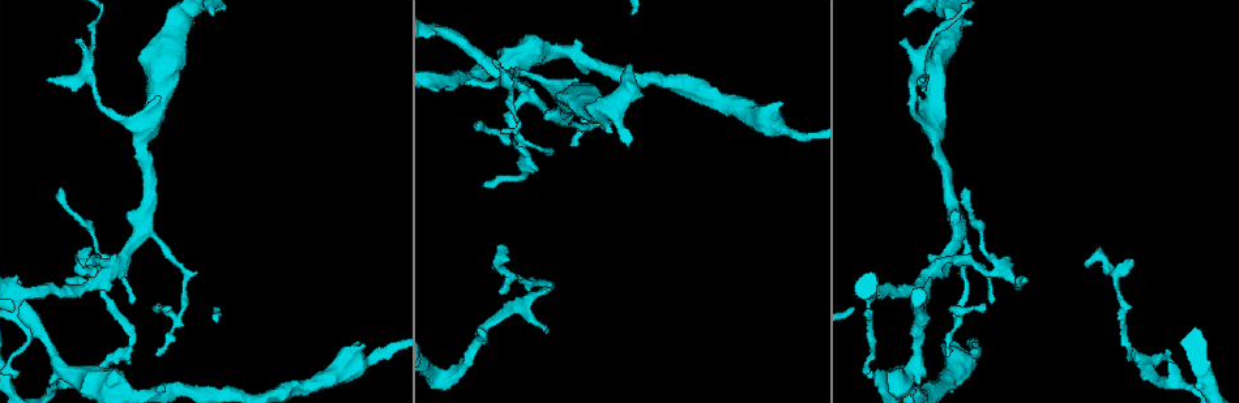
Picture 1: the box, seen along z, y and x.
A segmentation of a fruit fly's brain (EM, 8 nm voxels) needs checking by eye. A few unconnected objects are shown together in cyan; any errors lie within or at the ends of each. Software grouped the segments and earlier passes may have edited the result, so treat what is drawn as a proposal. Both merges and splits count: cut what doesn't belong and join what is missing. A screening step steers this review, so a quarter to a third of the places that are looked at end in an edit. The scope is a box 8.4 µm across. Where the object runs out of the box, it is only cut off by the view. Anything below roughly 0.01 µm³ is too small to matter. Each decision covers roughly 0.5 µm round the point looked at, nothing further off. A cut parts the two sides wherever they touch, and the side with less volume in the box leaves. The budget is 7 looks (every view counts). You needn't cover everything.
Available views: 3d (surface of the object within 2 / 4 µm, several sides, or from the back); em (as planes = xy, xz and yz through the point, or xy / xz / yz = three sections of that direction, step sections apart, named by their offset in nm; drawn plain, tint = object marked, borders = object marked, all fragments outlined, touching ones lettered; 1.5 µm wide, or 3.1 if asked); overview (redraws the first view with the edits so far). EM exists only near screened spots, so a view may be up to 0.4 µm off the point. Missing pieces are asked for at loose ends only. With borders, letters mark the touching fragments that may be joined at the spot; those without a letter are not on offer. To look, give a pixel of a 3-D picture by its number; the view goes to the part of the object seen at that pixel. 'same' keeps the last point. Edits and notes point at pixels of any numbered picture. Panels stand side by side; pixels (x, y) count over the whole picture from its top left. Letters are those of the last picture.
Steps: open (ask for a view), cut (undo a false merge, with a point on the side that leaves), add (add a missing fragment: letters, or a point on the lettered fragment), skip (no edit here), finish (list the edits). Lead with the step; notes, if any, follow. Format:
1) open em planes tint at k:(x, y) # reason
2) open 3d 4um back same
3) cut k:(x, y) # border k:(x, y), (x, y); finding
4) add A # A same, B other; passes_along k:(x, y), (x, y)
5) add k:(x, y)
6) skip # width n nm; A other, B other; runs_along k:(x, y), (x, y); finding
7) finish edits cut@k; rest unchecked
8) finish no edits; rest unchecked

open em planes borders at 1:(475, 124)

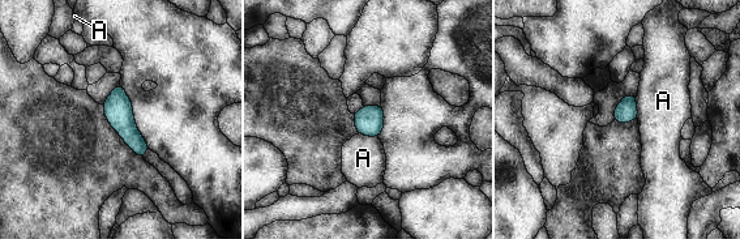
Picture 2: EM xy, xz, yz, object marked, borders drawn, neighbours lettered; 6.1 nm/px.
skip # width 130 nm; A other; border 2:(636, 95), (638, 119); no lettered fragment goes on from it

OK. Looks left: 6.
open em xy step 4 tint at 1:(992, 270) # three arms meet

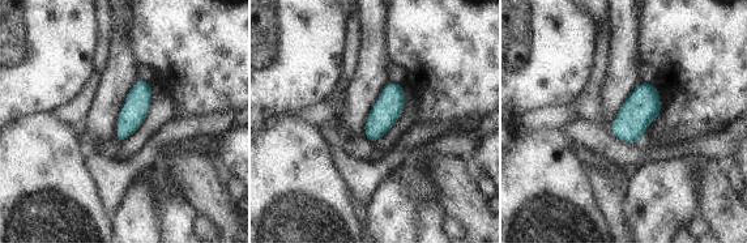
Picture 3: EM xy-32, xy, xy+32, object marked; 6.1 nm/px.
open em yz step 4 borders same

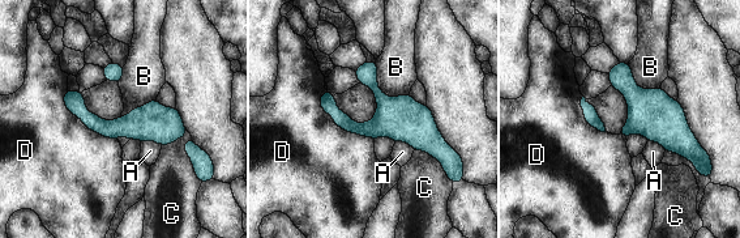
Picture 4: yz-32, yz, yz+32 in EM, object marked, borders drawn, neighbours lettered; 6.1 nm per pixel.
skip # width 220 nm; longest_contact D 440 nm; A other, B other, C other, D other; one neuron here

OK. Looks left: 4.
open em xz step 4 borders at 1:(502, 79)

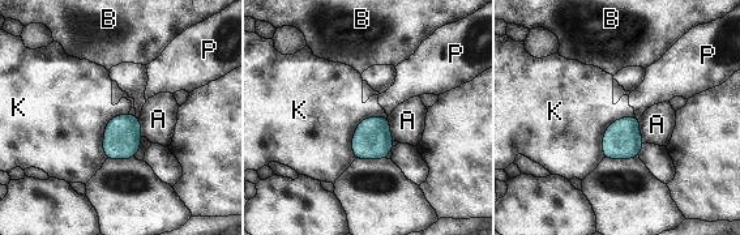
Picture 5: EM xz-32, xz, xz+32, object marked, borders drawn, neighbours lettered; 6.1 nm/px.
open em planes borders same # another direction

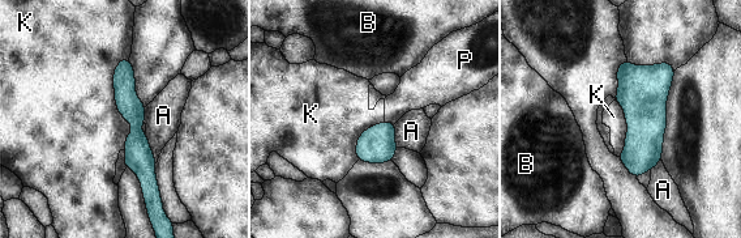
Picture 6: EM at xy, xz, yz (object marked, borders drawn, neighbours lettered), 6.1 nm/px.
skip # width 140 nm; A other, B other, K other, P other; all the same neuron

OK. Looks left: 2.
finish no edits; rest unchecked

